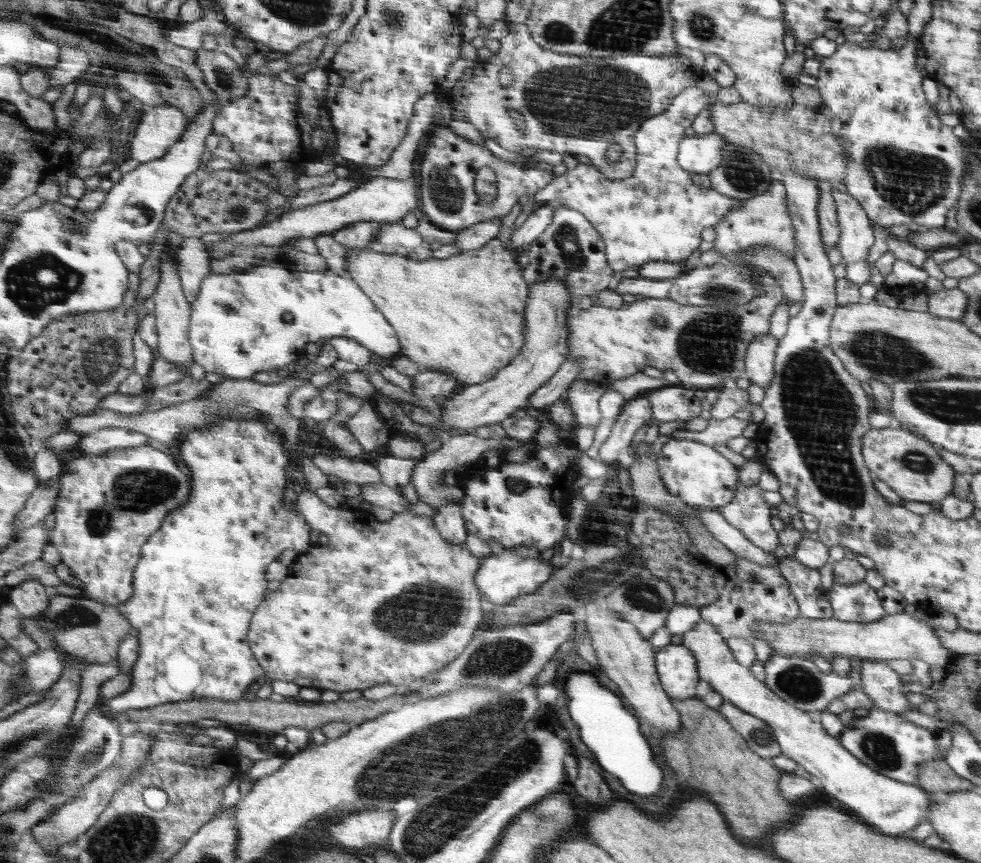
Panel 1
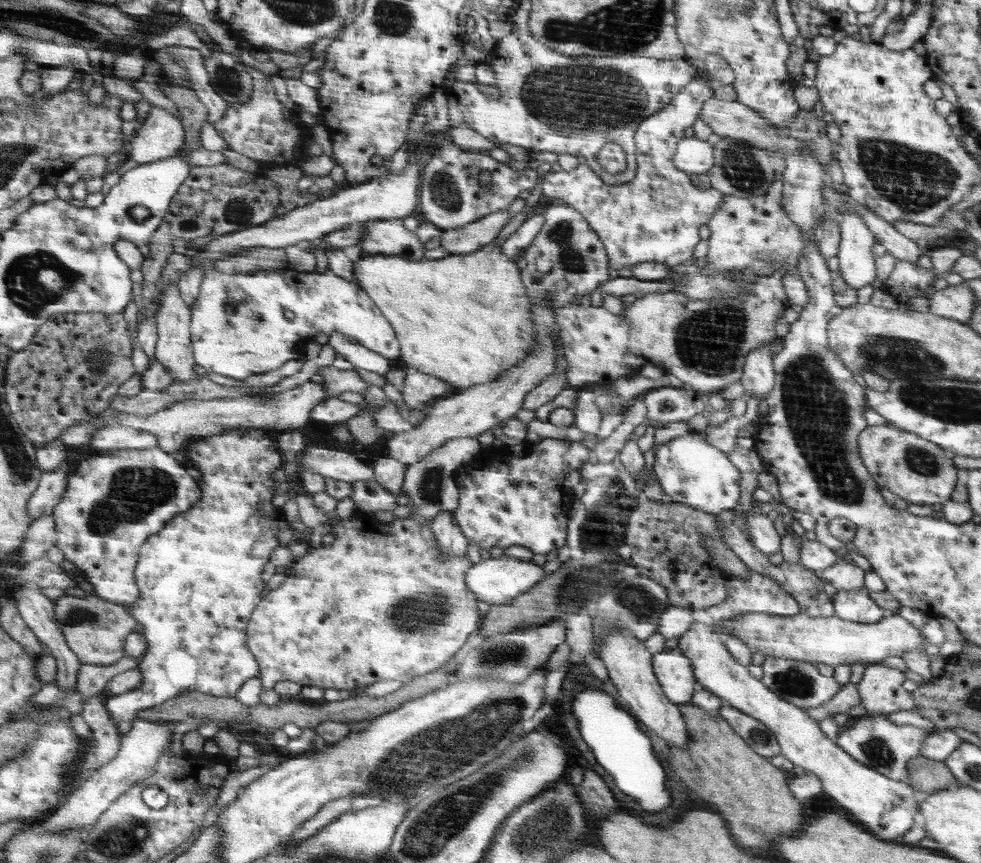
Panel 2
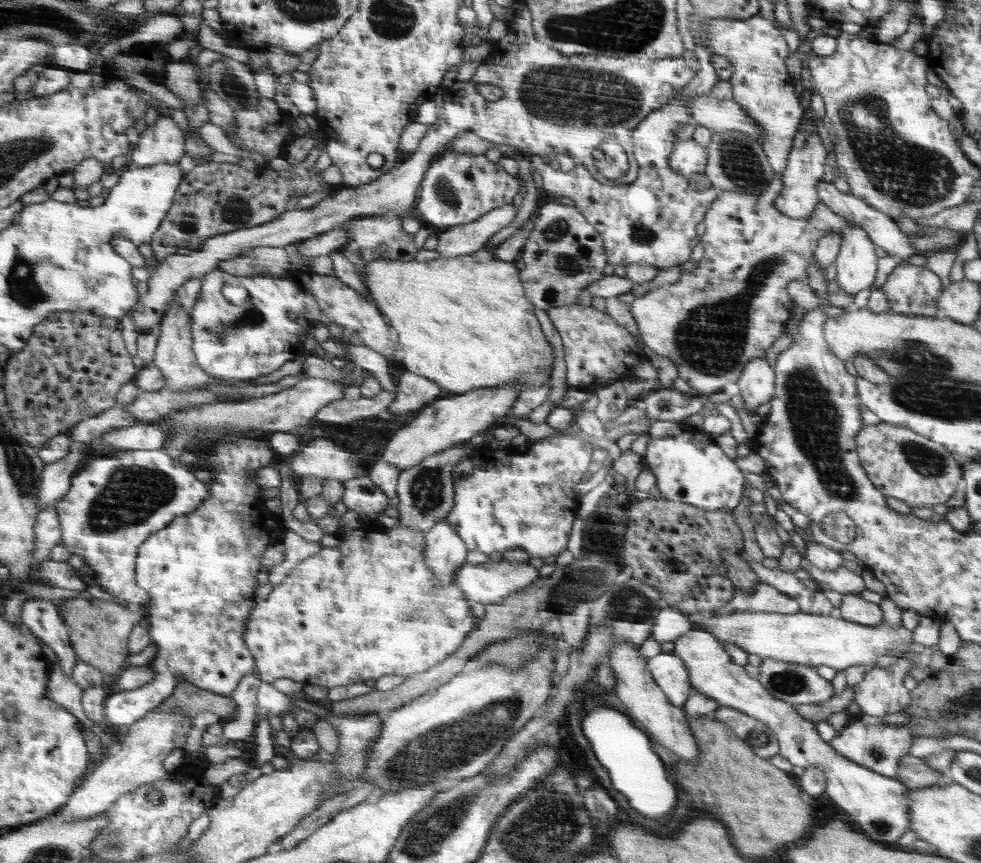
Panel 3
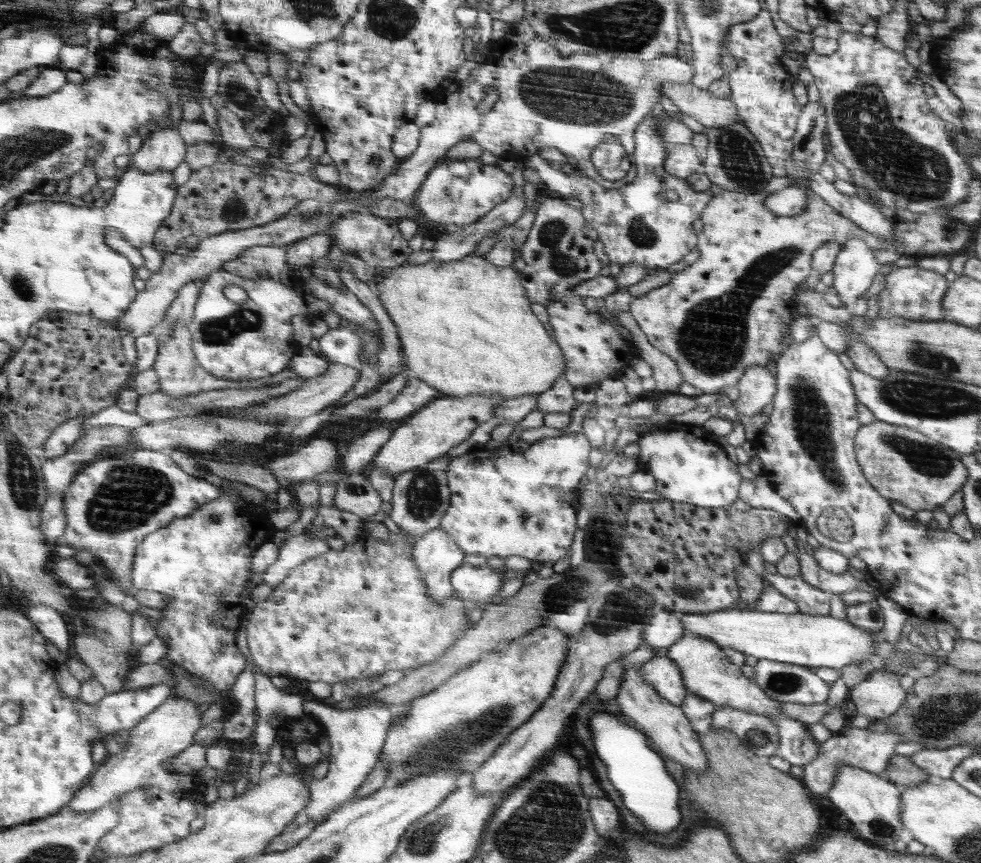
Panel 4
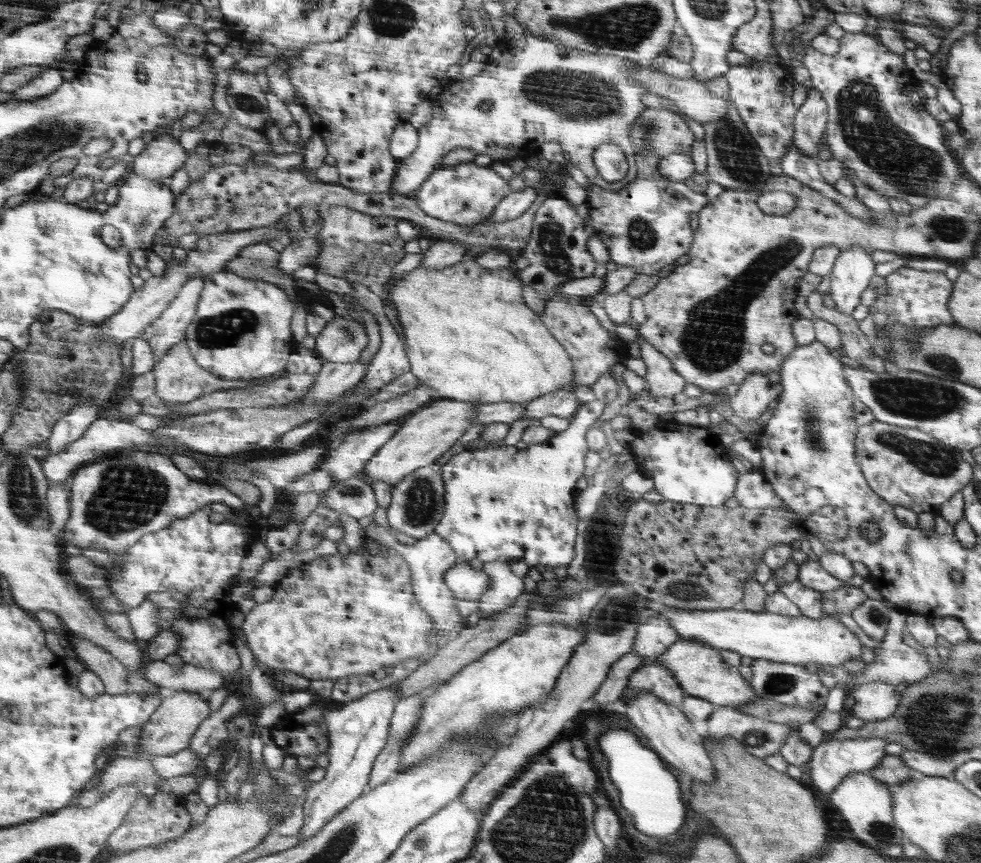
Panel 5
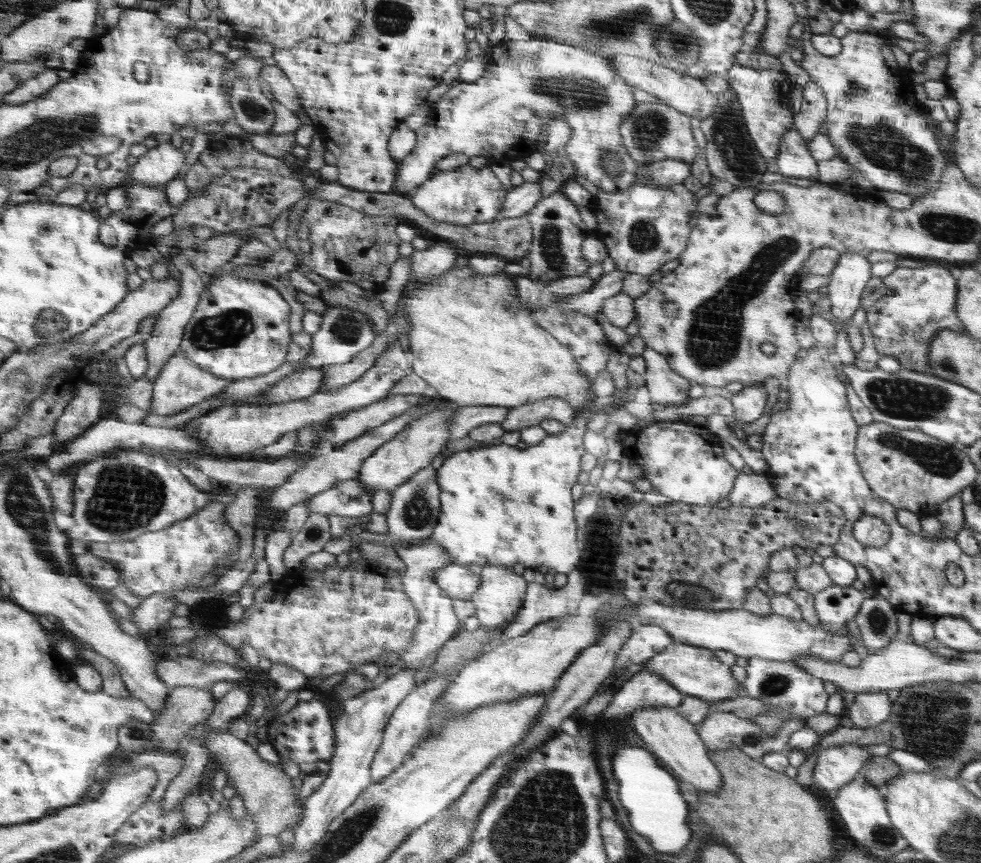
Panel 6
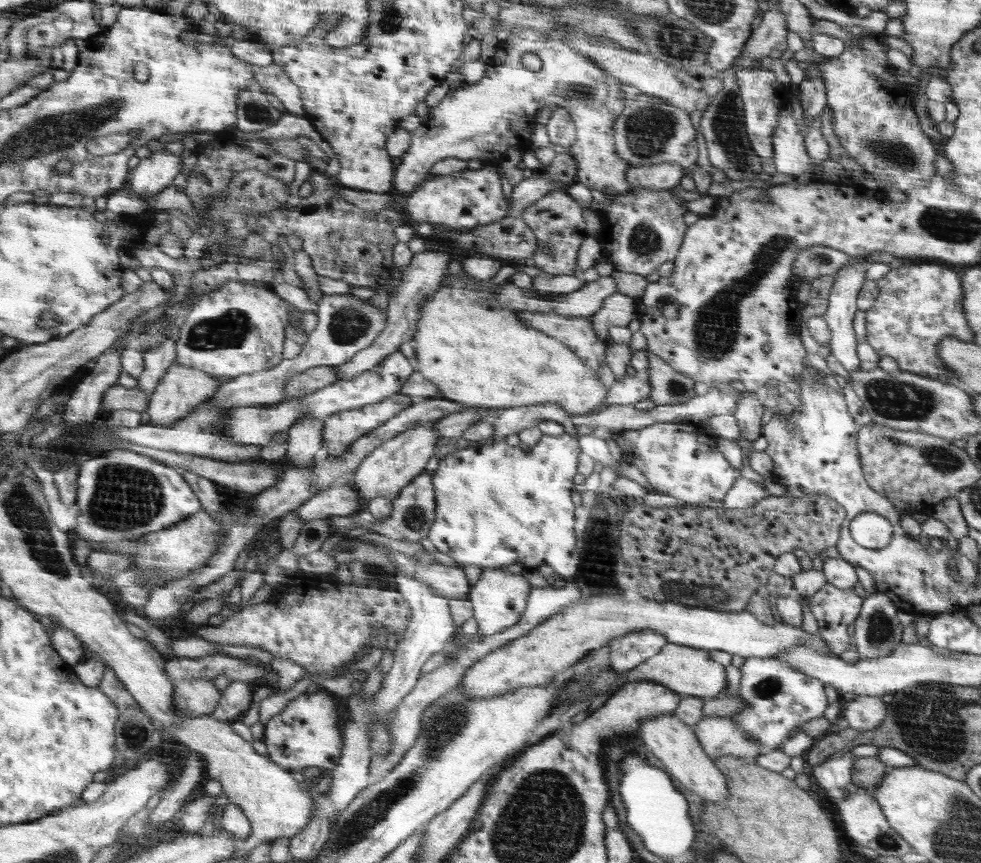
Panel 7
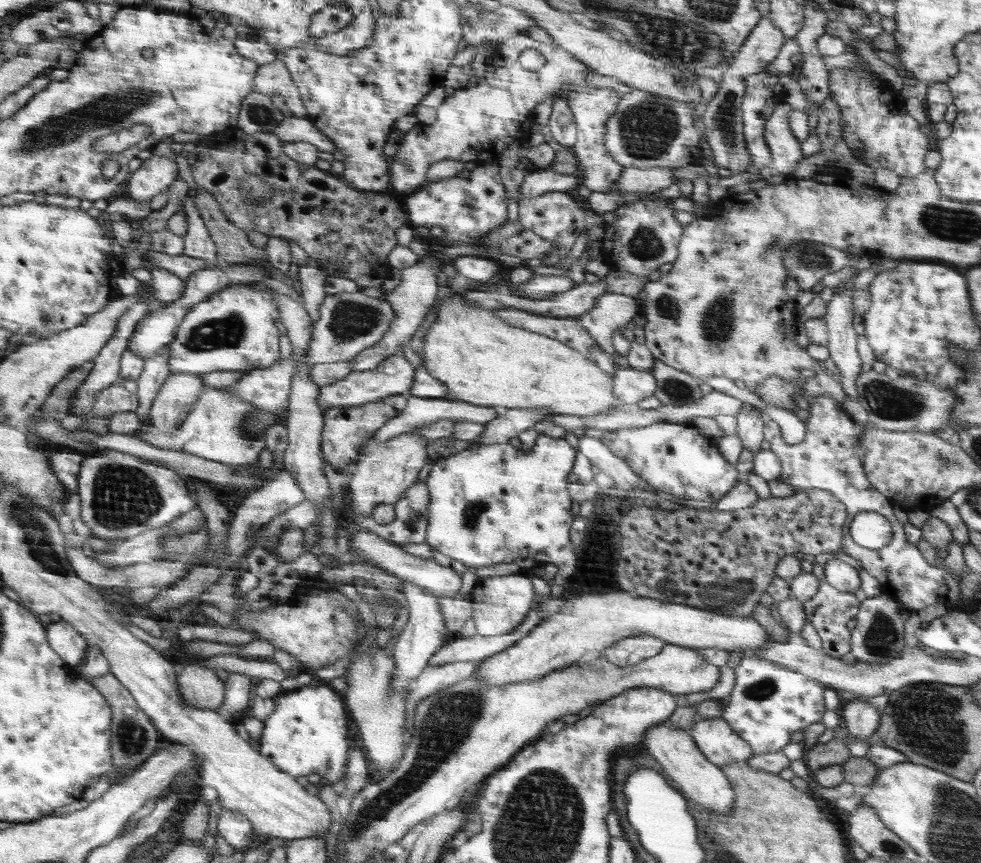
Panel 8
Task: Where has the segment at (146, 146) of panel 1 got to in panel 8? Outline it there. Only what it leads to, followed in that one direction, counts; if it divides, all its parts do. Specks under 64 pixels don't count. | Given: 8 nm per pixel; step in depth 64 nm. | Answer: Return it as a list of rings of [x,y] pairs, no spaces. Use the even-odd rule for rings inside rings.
[[[153,155],[133,173],[129,181],[130,196],[139,202],[150,201],[160,193],[167,193],[168,188],[179,179],[179,174],[176,159]]]

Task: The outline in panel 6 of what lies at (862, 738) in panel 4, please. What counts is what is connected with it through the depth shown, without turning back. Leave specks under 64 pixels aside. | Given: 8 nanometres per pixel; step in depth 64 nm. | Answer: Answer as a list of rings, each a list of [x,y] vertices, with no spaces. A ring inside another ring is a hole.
[[[847,745],[816,750],[818,760],[813,770],[813,784],[829,793],[848,785],[869,764],[873,756],[869,746]]]

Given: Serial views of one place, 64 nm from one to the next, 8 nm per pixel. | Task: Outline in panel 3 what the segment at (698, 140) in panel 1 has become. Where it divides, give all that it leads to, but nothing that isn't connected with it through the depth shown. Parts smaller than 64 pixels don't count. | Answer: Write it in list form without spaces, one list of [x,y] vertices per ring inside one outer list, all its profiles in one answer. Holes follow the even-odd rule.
[[[694,139],[676,142],[676,148],[669,158],[670,168],[679,174],[690,177],[702,173],[709,164],[709,151],[706,146]]]

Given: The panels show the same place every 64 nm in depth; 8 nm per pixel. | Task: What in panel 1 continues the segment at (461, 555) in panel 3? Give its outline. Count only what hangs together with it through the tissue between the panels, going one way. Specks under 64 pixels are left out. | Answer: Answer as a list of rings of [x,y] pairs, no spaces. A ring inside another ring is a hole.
[[[458,502],[458,504],[448,504],[439,508],[432,520],[446,542],[454,546],[465,546],[470,535],[464,517],[462,504]]]

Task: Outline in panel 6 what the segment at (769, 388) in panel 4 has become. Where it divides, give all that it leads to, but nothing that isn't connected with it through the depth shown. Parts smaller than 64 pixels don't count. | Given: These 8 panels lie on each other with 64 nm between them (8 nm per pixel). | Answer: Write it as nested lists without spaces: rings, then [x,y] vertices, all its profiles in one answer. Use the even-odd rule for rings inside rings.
[[[764,383],[758,386],[744,386],[739,393],[729,397],[734,407],[735,418],[744,424],[758,420],[764,414],[764,407],[768,402]]]

